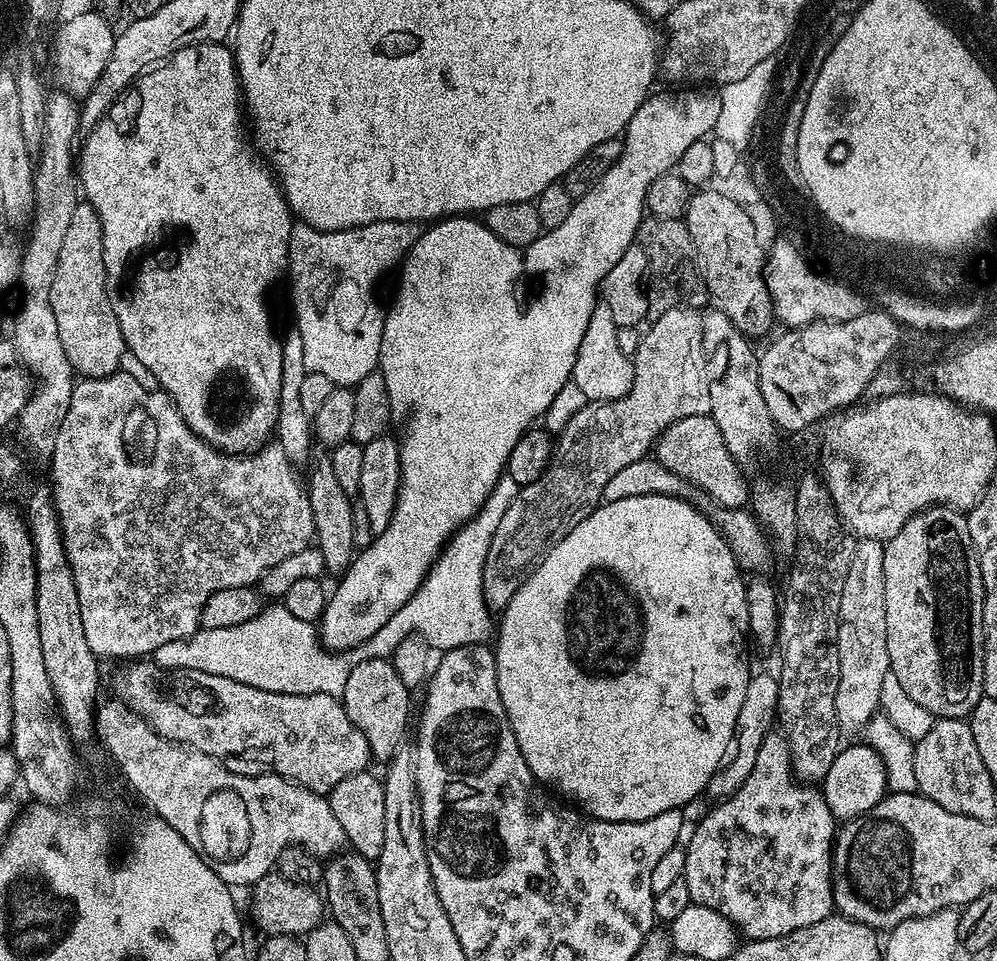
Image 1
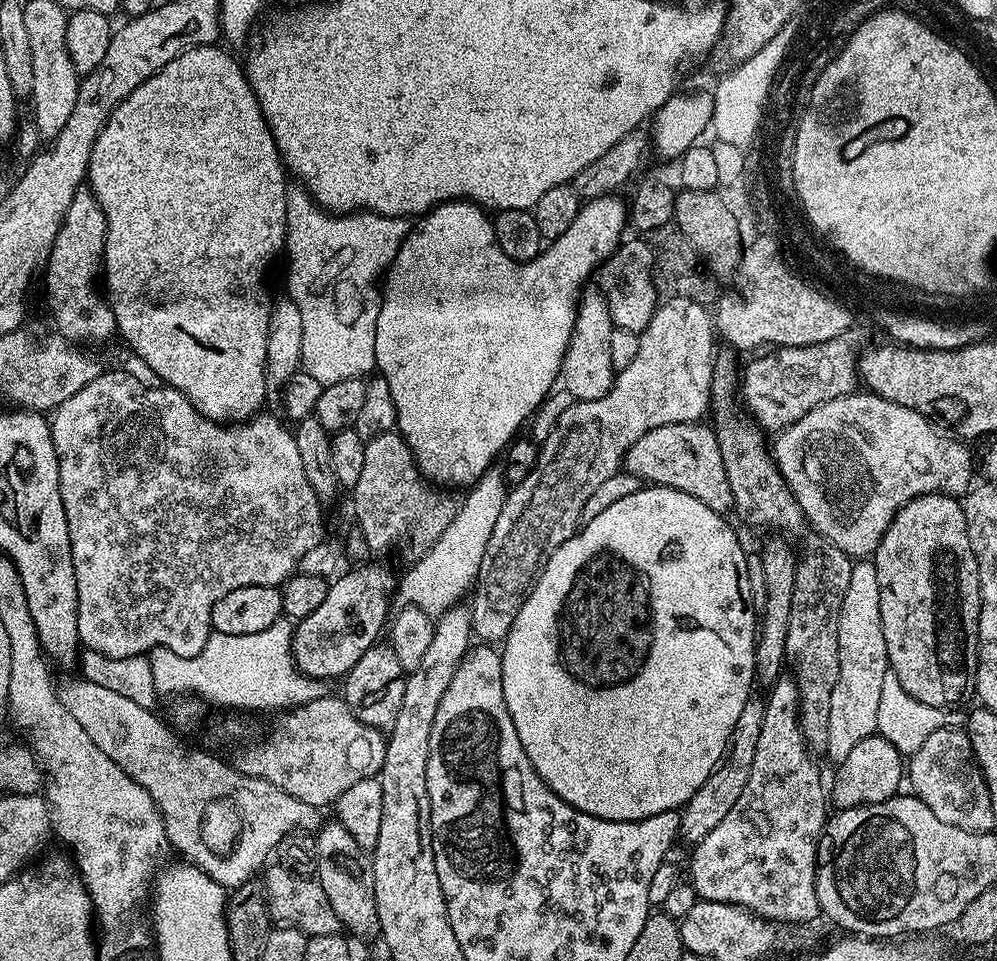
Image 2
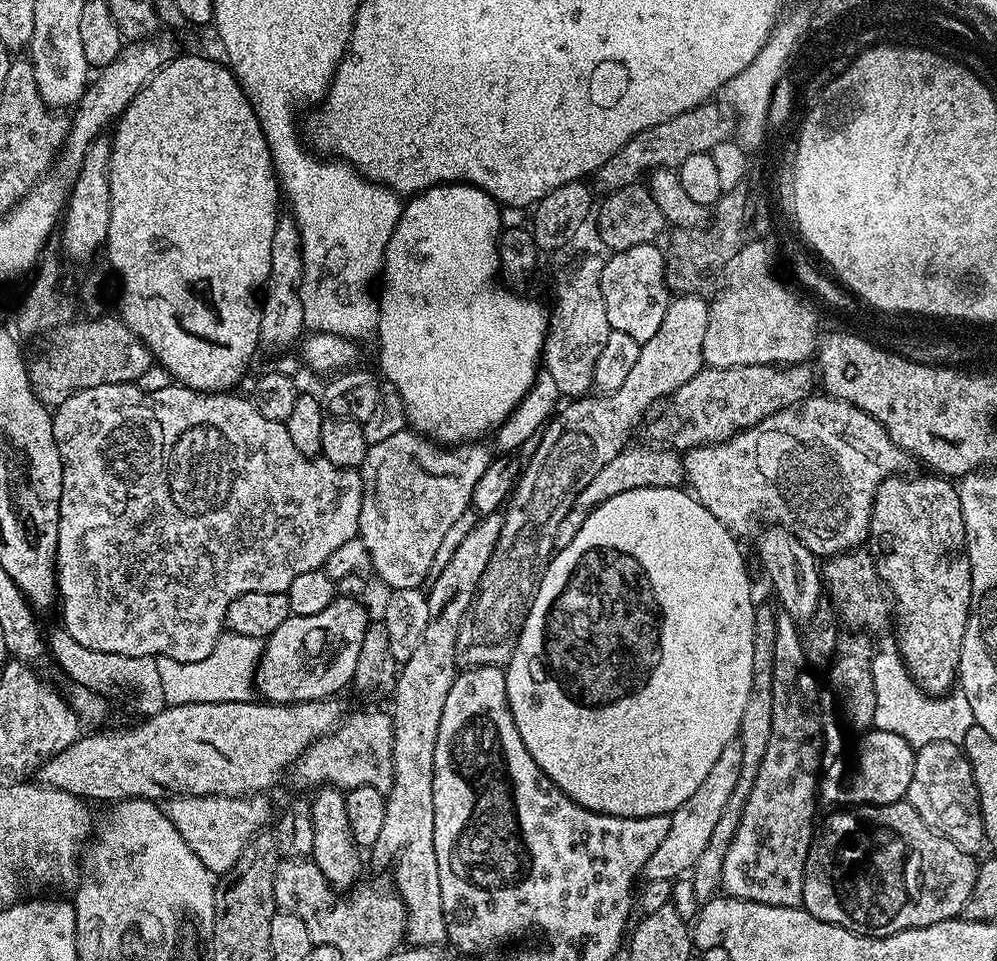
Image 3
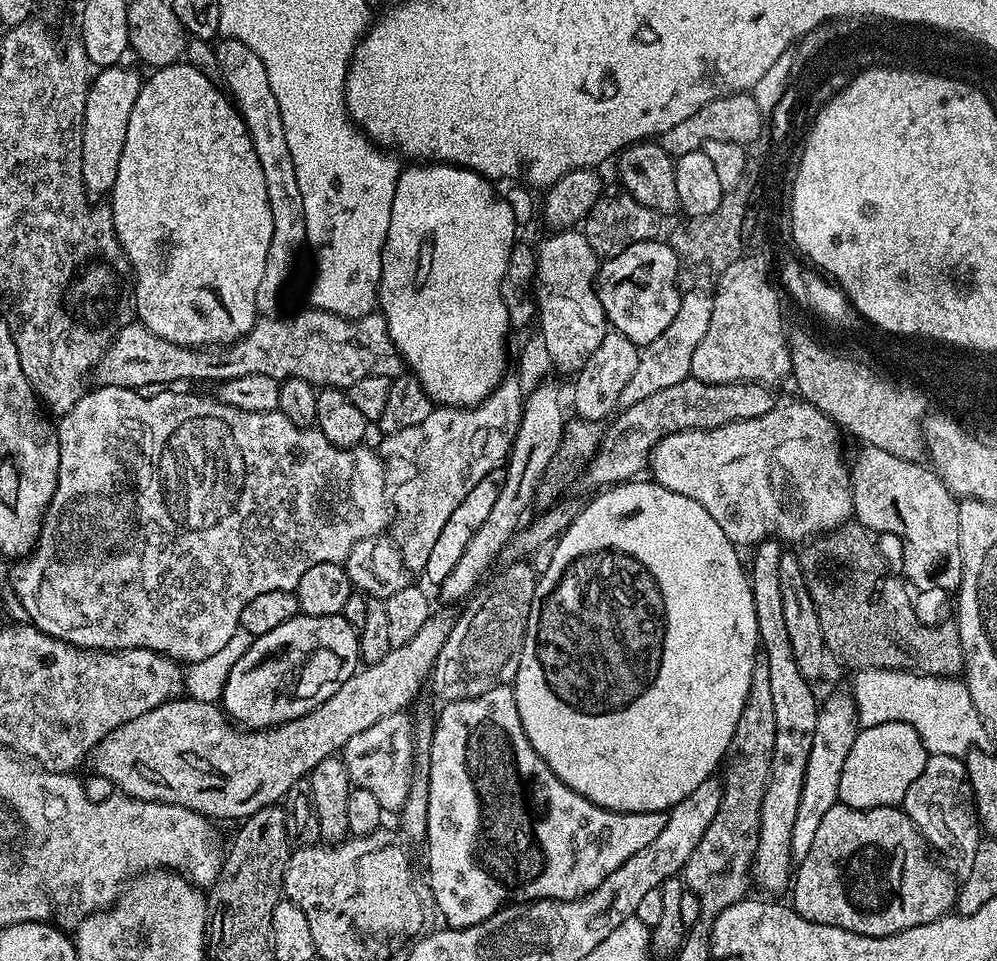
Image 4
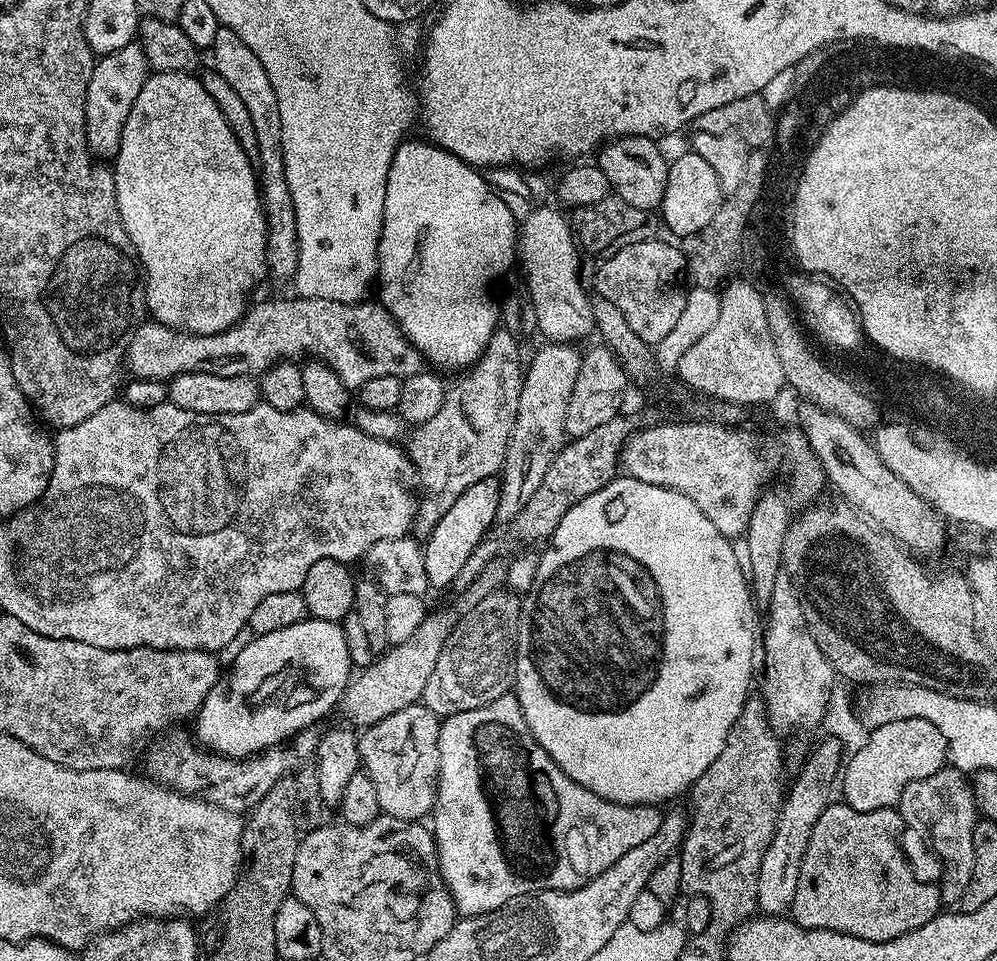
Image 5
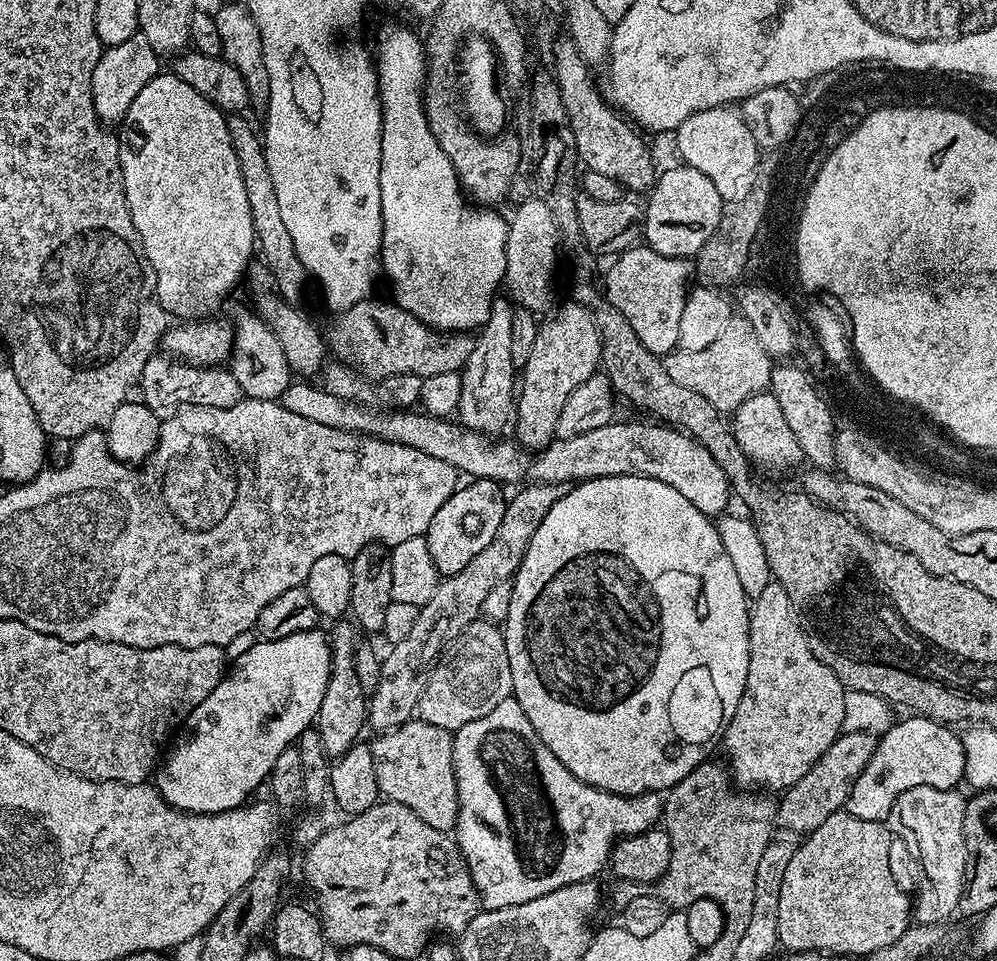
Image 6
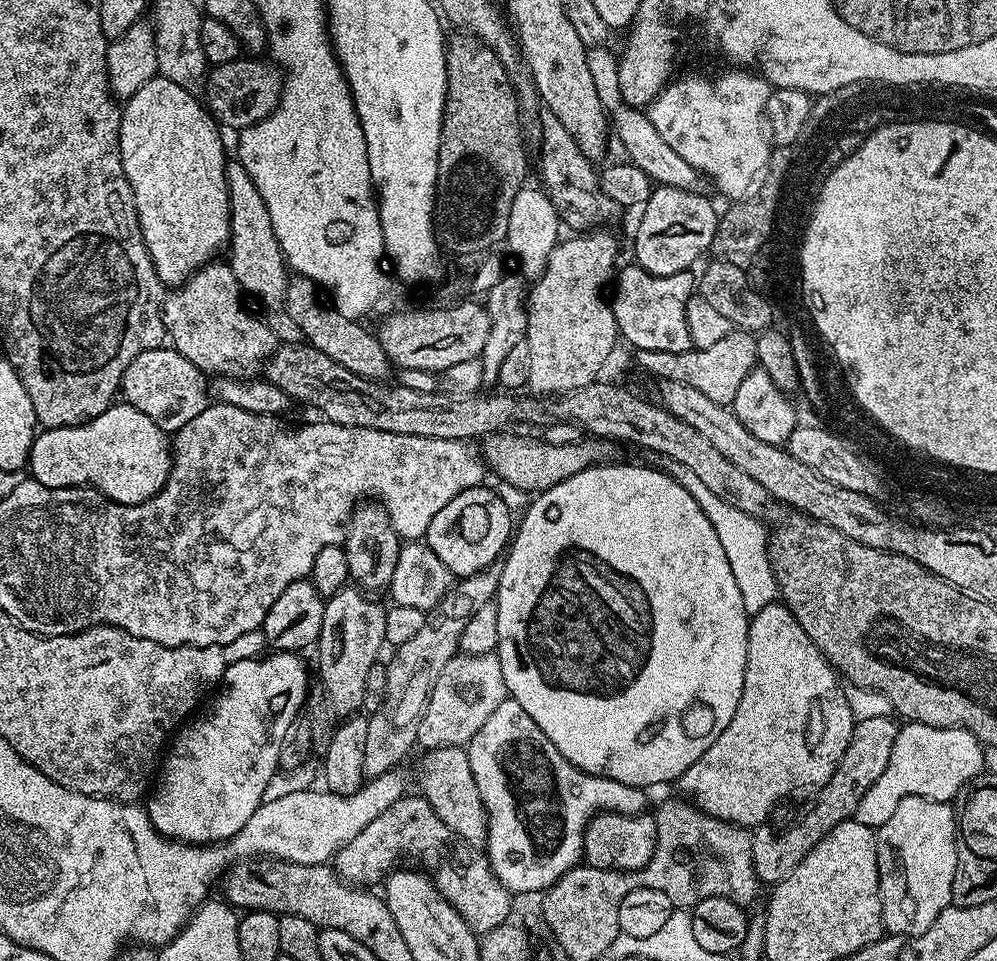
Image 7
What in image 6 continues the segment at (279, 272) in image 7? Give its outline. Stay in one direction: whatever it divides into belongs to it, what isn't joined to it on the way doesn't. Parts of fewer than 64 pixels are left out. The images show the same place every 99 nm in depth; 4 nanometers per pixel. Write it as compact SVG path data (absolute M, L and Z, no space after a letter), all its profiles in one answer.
M260 262L248 265L246 285L252 291L254 311L269 328L275 332L278 342L282 342L282 354L286 354L286 362L291 366L293 373L300 378L316 378L321 375L326 363L326 336L320 332L299 312L300 308L290 305L276 290L275 279L271 271Z

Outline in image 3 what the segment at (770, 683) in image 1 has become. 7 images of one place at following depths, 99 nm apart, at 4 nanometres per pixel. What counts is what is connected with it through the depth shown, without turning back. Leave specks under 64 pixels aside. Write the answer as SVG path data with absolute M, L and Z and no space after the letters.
M739 742L728 744L718 757L718 762L708 768L706 779L678 810L671 813L670 830L666 830L666 838L662 838L658 850L650 854L650 862L646 862L642 873L645 881L675 880L691 873L692 867L702 858L702 850L710 842L710 834L714 834L714 826L718 826L718 818L722 818L722 810L726 810L726 802L730 802L730 794L734 794L734 786L738 786L738 778L742 774L742 746Z

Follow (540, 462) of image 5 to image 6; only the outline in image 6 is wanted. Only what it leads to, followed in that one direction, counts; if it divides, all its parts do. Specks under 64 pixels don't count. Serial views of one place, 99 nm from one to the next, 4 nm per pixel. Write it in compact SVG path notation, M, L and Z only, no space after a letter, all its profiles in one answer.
M566 302L548 321L543 321L538 330L538 338L534 338L534 350L530 350L530 358L526 358L526 366L522 369L522 379L518 384L518 399L514 404L514 439L525 450L545 448L557 439L556 427L562 408L567 399L574 394L578 386L598 372L602 361L600 358L600 331L594 322L592 313L582 305Z

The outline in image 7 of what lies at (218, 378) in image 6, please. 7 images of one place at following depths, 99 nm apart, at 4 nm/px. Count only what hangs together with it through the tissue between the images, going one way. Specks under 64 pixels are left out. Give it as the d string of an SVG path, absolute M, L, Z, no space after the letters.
M171 346L148 348L122 374L119 395L123 403L134 410L146 414L150 422L154 422L162 431L174 434L190 418L198 418L202 410L206 410L210 403L210 388L204 385L205 373L199 372L182 354L178 354Z

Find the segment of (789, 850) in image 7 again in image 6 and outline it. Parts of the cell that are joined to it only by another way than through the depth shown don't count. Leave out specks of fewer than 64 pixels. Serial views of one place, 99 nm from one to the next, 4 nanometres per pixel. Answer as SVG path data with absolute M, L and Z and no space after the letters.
M841 732L830 750L826 750L826 754L822 754L822 758L814 762L814 766L810 766L810 770L806 770L806 774L802 774L802 778L798 778L798 782L794 782L794 786L779 797L776 824L788 832L807 834L818 830L818 826L822 826L830 814L841 811L848 803L852 781L862 774L862 770L866 770L866 762L870 762L877 739L874 732Z

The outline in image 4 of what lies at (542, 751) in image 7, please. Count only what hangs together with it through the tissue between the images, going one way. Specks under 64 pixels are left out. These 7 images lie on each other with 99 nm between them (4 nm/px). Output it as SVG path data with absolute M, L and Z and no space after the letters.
M503 684L494 690L486 690L486 694L478 694L474 698L465 700L450 700L443 705L444 709L434 720L432 742L428 745L428 872L426 879L432 888L436 899L437 913L443 923L449 928L469 928L481 924L490 918L499 908L513 902L531 902L534 900L579 900L587 892L593 892L626 858L638 854L658 834L662 834L662 826L666 826L668 812L609 812L607 808L600 808L594 802L582 798L550 766L546 766L544 759L536 753L534 746L526 738L526 730L522 730L522 718L518 718L515 691L509 685Z

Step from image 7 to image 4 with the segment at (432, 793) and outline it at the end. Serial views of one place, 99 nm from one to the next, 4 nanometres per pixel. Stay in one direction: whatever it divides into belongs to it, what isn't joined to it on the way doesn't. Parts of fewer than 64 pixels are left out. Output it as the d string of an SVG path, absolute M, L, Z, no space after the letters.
M402 711L378 718L378 722L362 730L362 734L354 734L342 749L342 759L353 785L370 790L388 814L399 813L412 785L417 750L414 720L408 715L407 711Z

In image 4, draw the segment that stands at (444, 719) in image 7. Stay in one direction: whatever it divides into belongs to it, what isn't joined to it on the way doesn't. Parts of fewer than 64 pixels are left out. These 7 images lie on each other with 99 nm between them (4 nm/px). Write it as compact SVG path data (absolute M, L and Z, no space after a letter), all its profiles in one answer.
M528 562L509 563L504 569L501 576L494 577L492 581L489 579L479 589L481 600L477 604L470 605L460 617L455 617L452 631L437 656L430 677L430 688L432 684L433 690L441 696L441 701L474 698L478 694L486 694L486 690L494 690L503 684L511 685L515 681L538 576Z

